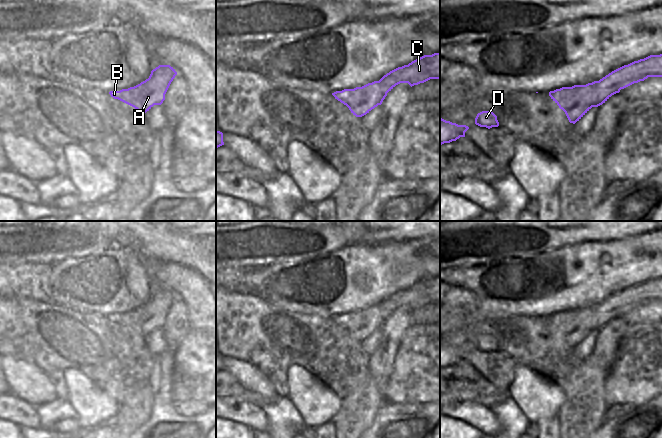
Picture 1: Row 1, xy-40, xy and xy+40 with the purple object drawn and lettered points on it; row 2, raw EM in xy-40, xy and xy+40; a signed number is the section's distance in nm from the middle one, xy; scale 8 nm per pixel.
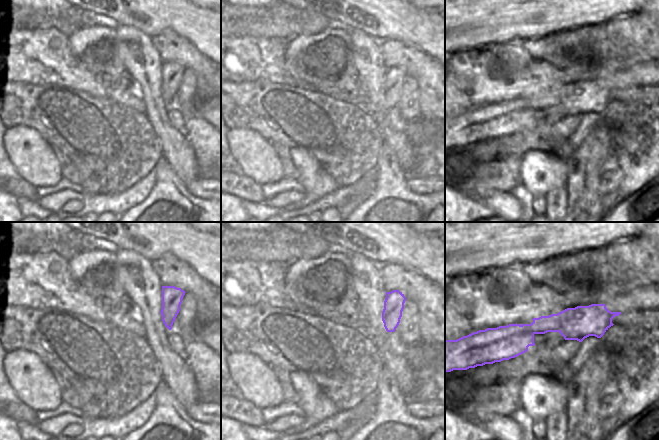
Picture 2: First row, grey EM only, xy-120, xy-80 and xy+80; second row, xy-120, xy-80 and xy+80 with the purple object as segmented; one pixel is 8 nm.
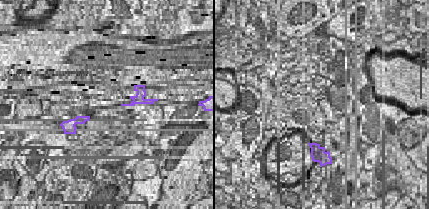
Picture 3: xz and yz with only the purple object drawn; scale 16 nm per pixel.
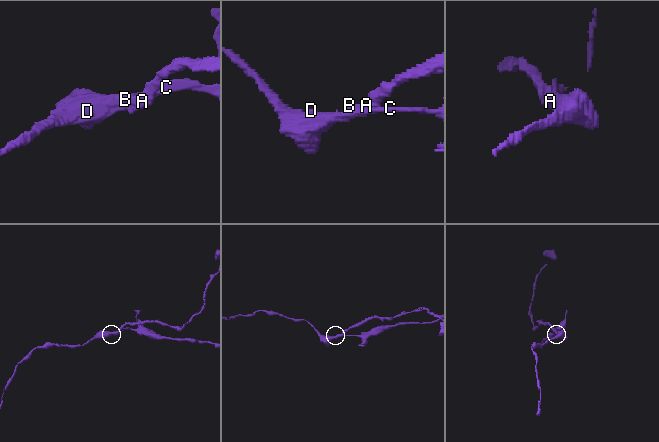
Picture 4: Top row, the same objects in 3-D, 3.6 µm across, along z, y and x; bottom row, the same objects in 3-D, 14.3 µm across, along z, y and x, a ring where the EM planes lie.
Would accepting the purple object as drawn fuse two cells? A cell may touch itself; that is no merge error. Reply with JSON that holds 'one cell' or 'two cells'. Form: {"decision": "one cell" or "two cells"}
{"decision": "two cells"}

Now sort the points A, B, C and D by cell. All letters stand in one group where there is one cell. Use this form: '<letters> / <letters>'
A B D / C

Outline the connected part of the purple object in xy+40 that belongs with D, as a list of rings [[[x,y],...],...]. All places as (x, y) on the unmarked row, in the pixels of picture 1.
[[[482,335],[478,337],[475,342],[475,348],[488,353],[499,350],[497,340],[492,335]]]

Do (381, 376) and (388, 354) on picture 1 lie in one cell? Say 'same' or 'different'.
same

